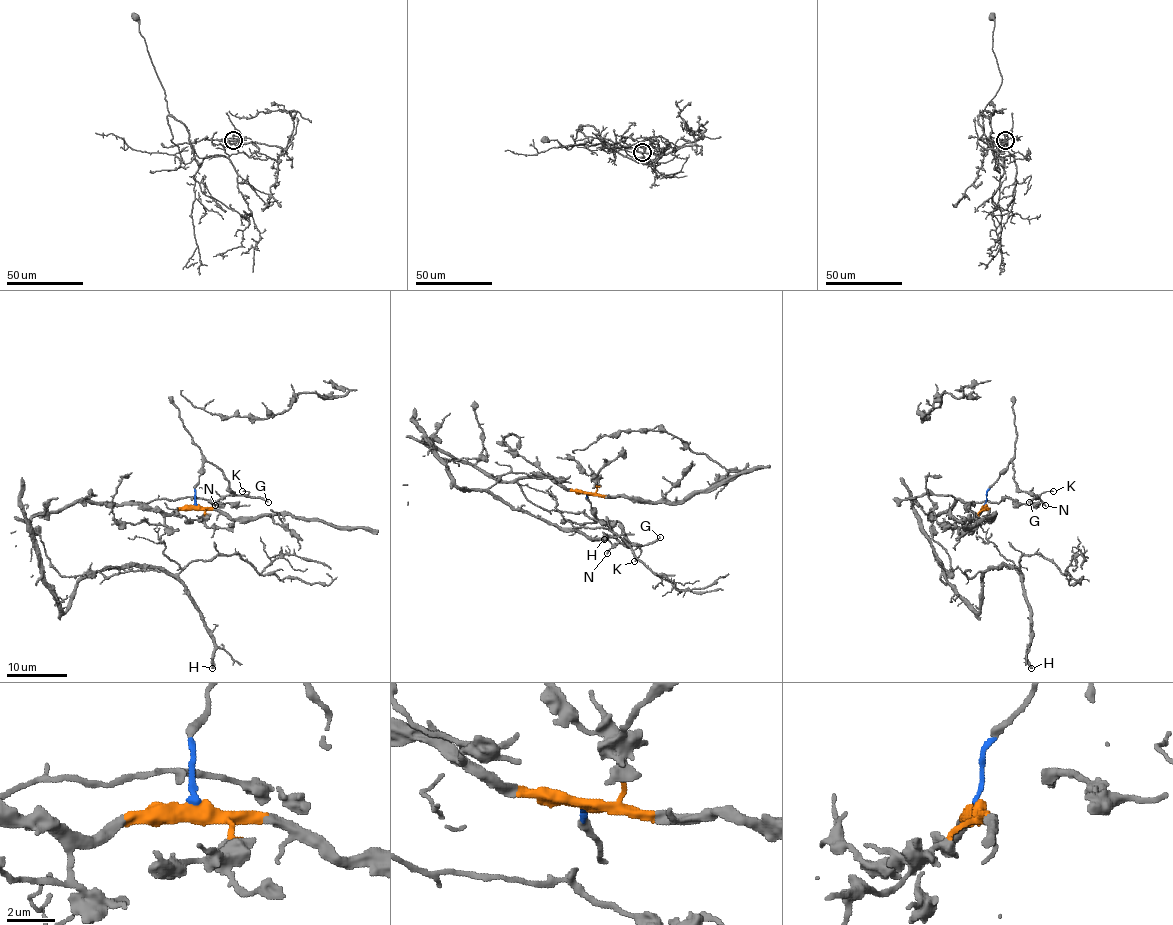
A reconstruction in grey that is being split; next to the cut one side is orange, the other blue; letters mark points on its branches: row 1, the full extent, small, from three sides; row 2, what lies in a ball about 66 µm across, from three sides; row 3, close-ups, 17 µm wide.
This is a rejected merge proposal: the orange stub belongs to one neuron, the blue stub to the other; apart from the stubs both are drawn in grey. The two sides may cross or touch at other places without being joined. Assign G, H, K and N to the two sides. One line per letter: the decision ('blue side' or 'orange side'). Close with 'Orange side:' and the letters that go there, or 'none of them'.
G: blue side
H: orange side
K: blue side
N: blue side
Orange side: H

